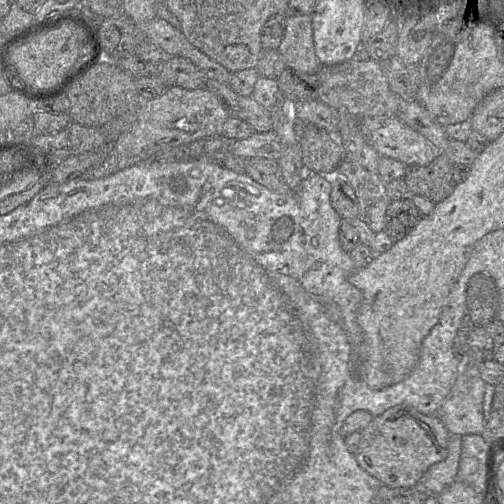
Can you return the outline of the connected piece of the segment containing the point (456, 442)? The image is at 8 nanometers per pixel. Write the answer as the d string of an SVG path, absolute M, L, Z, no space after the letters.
M450 434L447 456L430 466L423 474L417 487L429 495L438 495L457 479L461 454L462 436Z

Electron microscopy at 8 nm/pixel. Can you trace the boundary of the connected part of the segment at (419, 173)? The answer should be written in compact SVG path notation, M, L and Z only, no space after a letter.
M439 152L427 166L406 166L403 178L408 193L423 196L434 203L444 200L459 184L453 180L453 167L454 162L444 152Z

